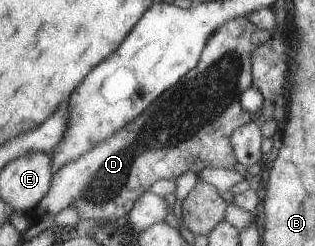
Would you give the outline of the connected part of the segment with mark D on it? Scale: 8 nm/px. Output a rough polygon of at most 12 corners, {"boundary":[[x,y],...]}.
{"boundary":[[237,16],[30,215],[114,222],[162,178],[236,168],[272,31]]}

